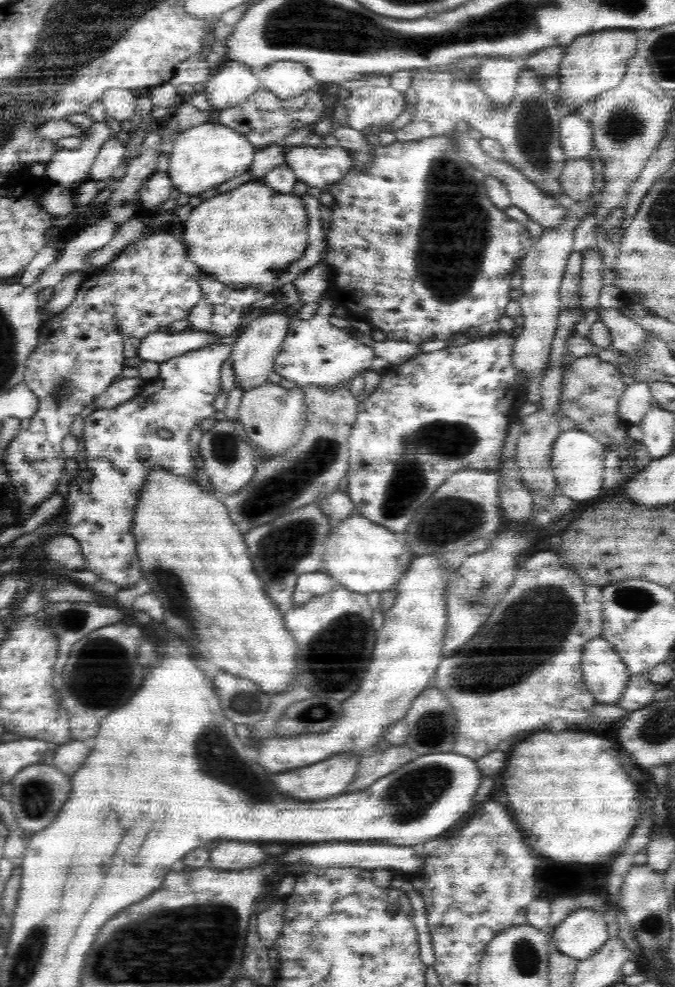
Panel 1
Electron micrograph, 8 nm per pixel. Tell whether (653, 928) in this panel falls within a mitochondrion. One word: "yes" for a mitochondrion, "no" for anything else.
yes

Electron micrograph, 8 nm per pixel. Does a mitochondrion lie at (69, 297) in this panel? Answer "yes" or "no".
no

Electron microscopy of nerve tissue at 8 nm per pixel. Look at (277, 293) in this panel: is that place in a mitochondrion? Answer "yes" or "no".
no

